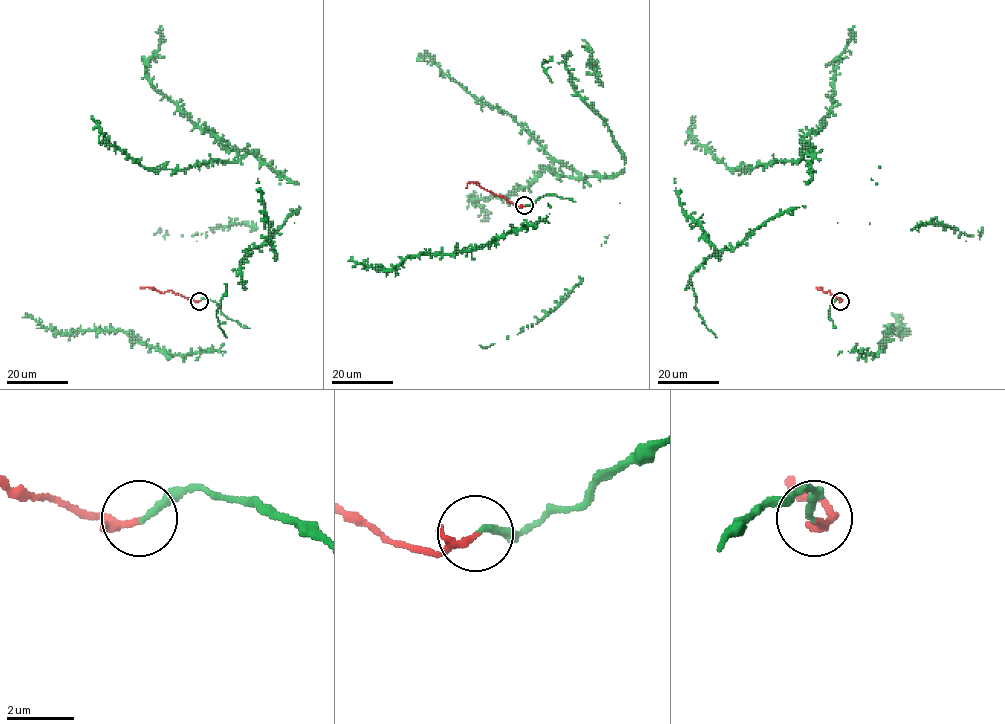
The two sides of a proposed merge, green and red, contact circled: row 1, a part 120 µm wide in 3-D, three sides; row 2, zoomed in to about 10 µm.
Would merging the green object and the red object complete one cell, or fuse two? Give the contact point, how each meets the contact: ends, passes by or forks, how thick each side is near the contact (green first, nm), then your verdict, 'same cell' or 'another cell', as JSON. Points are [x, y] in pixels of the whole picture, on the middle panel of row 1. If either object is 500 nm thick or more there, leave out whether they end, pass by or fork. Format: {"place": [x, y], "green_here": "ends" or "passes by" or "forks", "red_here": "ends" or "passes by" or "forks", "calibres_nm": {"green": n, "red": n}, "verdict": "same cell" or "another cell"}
{"place": [524, 205], "green_here": "ends", "red_here": "passes by", "calibres_nm": {"green": 200, "red": 140}, "verdict": "same cell"}

